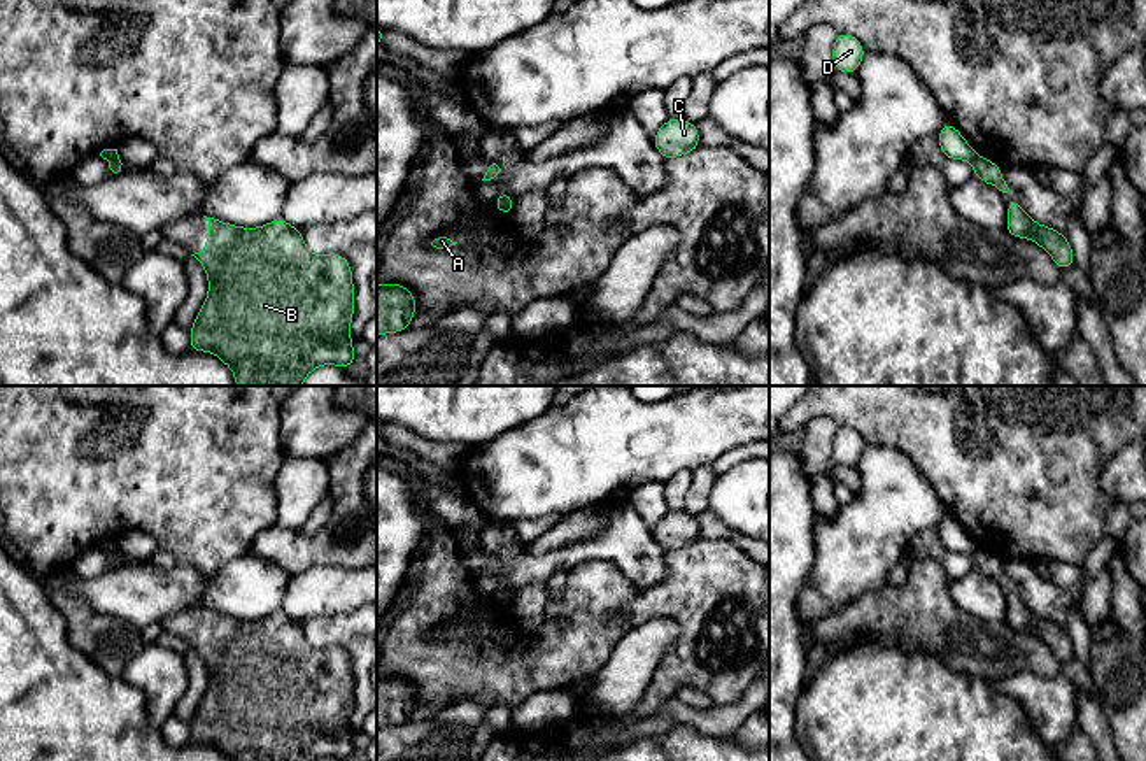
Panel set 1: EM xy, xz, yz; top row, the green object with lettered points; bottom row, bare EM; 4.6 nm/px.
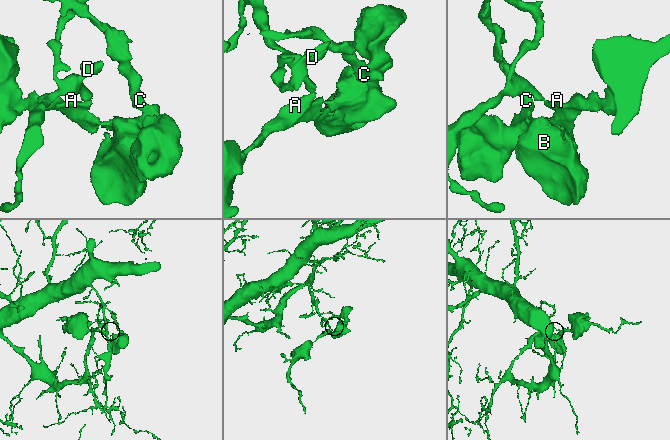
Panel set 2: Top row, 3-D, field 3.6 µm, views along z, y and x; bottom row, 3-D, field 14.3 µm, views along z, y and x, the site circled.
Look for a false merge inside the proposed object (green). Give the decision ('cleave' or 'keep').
cleave

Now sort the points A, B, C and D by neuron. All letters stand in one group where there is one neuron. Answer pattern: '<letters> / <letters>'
A B C / D

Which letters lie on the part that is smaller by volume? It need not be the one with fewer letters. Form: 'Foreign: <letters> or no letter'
Foreign: A, B, C

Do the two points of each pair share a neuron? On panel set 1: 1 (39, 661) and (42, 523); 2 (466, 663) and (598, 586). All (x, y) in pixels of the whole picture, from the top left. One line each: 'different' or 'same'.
1: different
2: same

